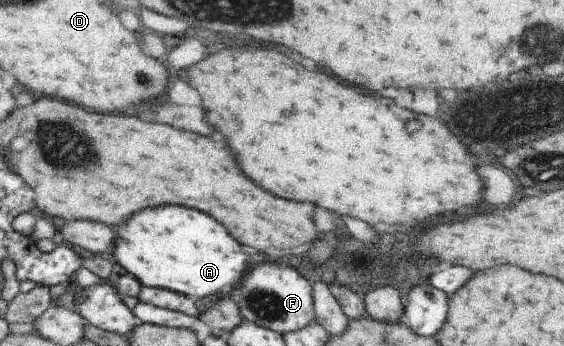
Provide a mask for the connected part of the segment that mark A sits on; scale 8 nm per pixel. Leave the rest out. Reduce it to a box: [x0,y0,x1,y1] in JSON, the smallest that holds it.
[110,208,250,298]

